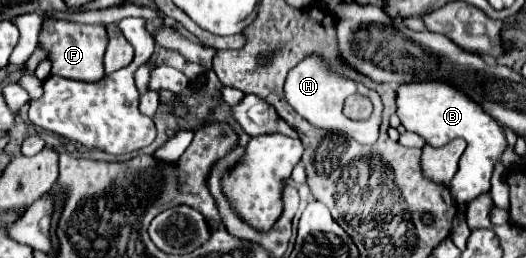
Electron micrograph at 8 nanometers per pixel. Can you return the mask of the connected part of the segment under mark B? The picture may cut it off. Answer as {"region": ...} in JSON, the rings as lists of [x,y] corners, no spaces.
{"region":[[[419,81],[399,85],[397,115],[407,131],[419,133],[431,147],[443,147],[455,137],[467,141],[467,149],[461,155],[459,169],[449,185],[451,195],[457,203],[469,203],[471,199],[489,191],[493,165],[503,163],[501,157],[507,149],[507,139],[501,125],[497,125],[497,121],[493,121],[493,117],[489,117],[477,103],[469,101],[465,93],[461,93],[455,85],[449,85],[449,81]]]}

